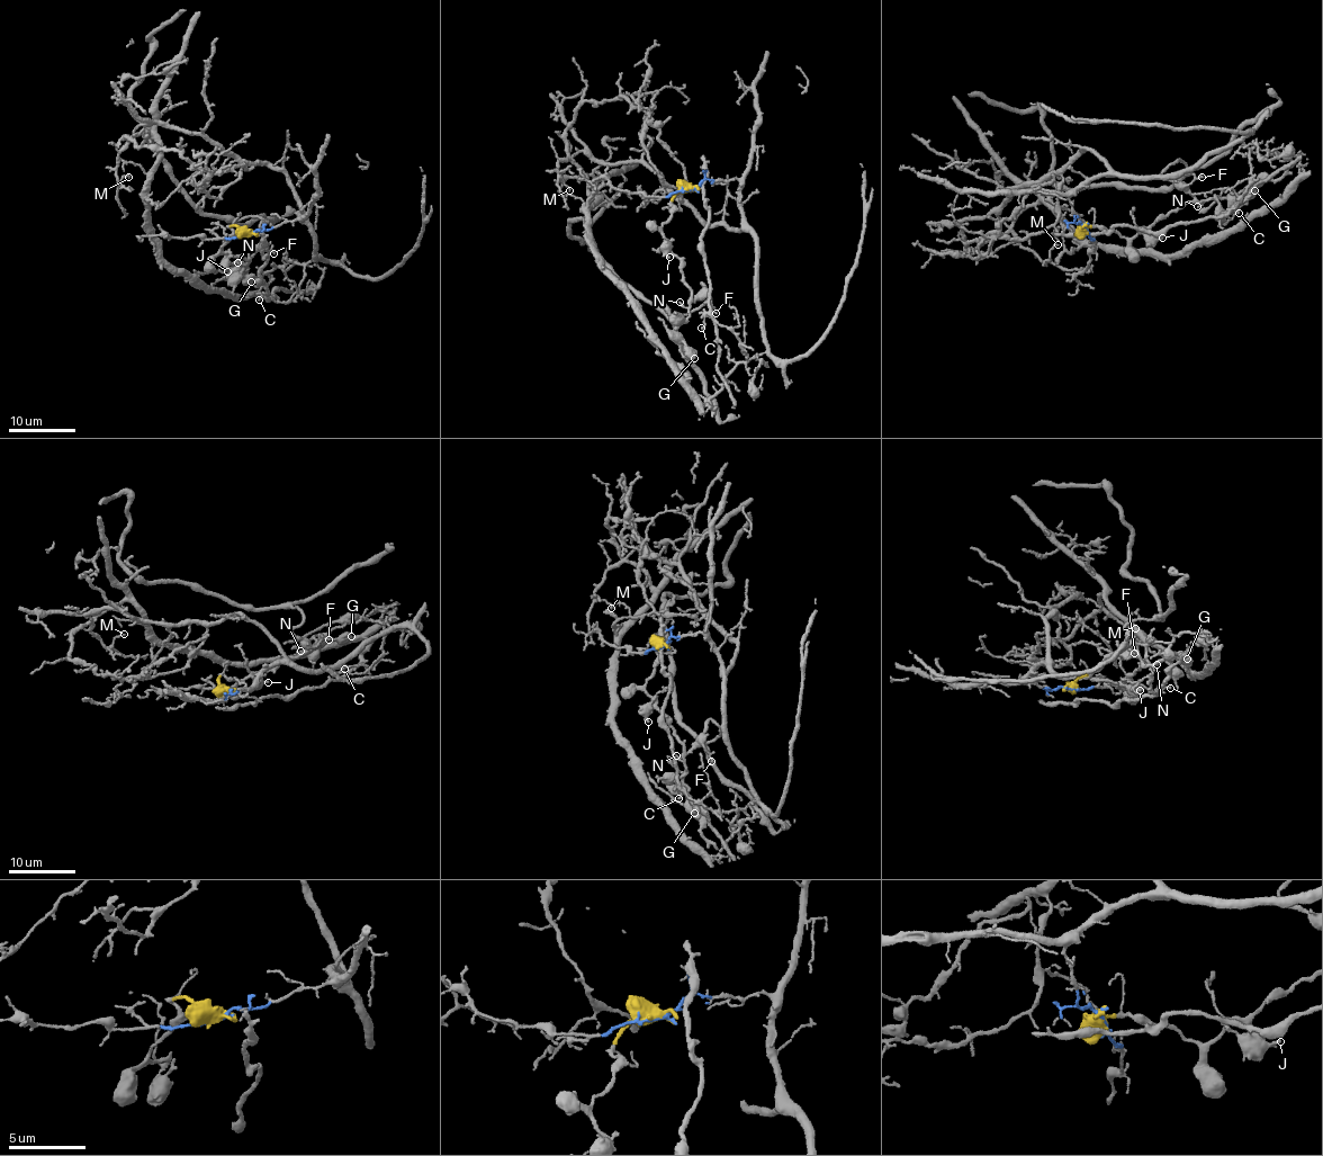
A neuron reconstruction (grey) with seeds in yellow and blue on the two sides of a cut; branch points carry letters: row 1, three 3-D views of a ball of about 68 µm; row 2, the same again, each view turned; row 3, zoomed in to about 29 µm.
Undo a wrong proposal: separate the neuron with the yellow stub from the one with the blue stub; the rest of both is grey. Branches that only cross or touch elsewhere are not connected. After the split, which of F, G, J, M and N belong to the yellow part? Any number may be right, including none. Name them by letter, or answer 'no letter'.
F, G, J, N

